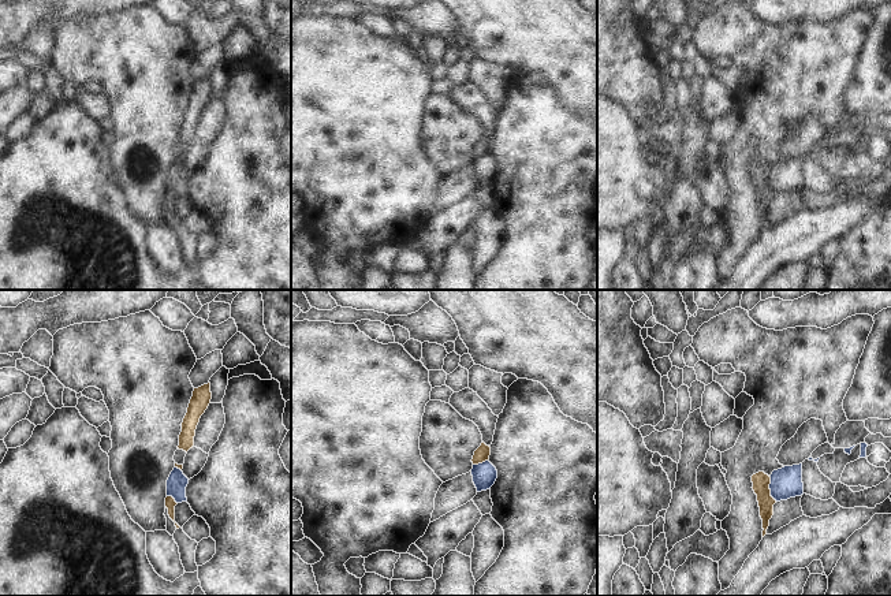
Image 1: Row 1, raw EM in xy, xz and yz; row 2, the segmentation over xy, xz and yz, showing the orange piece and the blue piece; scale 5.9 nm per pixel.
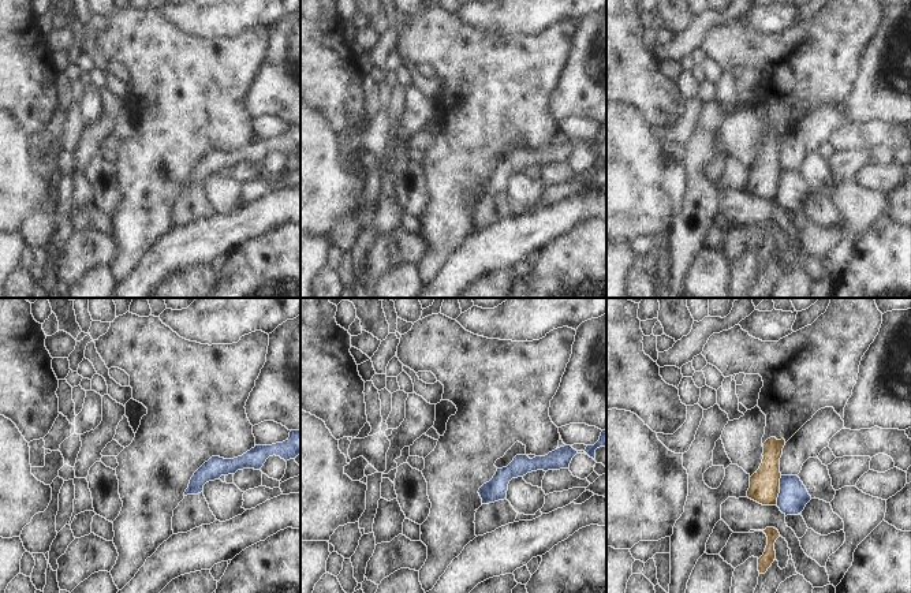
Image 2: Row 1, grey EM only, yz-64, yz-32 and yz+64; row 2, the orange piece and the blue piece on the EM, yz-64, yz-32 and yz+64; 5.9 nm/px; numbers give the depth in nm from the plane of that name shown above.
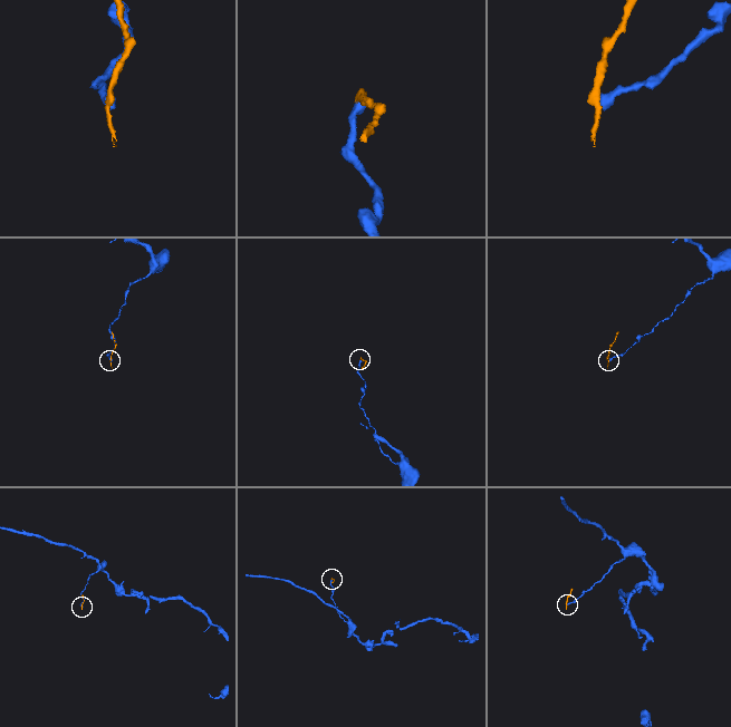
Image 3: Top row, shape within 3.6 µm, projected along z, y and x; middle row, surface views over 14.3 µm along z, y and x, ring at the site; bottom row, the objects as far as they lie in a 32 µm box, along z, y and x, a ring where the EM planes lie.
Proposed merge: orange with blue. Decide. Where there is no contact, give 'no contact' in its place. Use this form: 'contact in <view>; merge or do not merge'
contact in yz; do not merge

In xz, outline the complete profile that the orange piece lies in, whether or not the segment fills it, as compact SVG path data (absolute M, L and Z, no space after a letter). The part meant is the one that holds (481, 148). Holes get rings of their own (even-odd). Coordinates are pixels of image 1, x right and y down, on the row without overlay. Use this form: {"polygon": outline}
{"polygon": "M482 135L481 139L474 145L471 156L473 159L482 157L489 153L489 149L491 149L491 141Z"}

